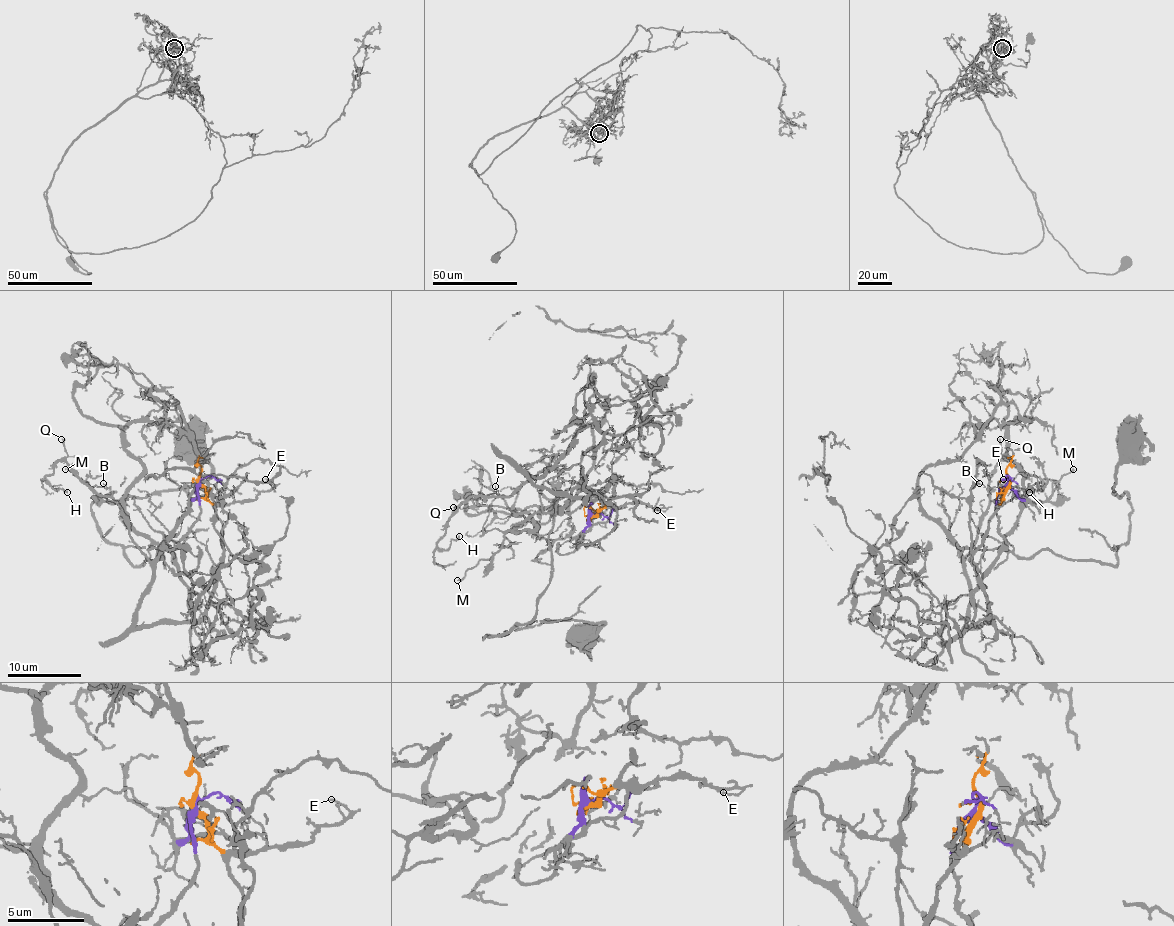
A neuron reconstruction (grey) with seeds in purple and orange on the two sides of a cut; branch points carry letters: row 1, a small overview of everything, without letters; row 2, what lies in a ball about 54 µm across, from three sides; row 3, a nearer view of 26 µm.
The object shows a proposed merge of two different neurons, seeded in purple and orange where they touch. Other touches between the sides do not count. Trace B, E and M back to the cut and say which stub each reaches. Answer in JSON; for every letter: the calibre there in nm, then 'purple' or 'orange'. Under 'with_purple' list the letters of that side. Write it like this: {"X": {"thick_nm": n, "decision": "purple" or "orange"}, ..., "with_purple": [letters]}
{"B": {"thick_nm": 100, "decision": "purple"}, "E": {"thick_nm": 100, "decision": "orange"}, "M": {"thick_nm": 160, "decision": "purple"}, "with_purple": ["B", "M"]}

